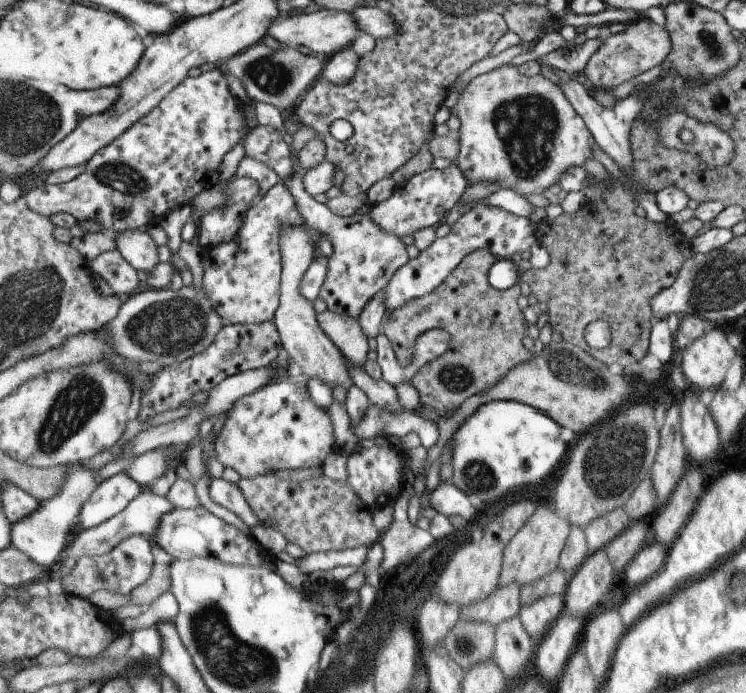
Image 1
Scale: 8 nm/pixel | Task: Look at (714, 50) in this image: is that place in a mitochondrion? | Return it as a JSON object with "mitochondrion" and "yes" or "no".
{"mitochondrion":"yes"}

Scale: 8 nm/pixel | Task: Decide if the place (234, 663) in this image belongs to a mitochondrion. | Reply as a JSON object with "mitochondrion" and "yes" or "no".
{"mitochondrion":"yes"}

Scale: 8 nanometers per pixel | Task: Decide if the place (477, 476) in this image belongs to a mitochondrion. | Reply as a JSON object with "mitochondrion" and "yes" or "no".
{"mitochondrion":"yes"}

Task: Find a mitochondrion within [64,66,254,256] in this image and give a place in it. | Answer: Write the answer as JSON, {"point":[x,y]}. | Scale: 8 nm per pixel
{"point":[120,177]}

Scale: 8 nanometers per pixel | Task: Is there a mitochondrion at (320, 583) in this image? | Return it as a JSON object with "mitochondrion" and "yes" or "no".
{"mitochondrion":"no"}

